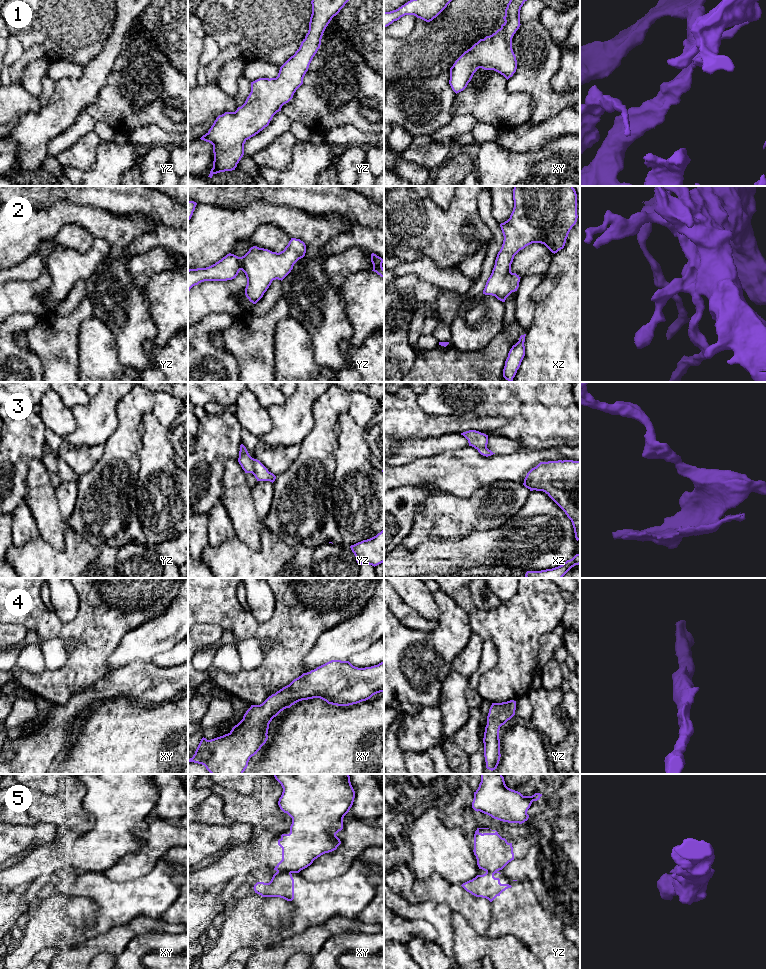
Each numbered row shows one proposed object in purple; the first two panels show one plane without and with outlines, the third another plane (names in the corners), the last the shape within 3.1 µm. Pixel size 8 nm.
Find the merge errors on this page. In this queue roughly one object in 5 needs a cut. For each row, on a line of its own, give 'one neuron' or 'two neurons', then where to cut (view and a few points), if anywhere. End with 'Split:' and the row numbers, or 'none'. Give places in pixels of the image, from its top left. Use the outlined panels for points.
1: one neuron; cut none
2: one neuron; cut none
3: one neuron; cut none
4: one neuron; cut none
5: two neurons; cut xy (277, 870), (285, 870), (290, 873)
Split: 5

